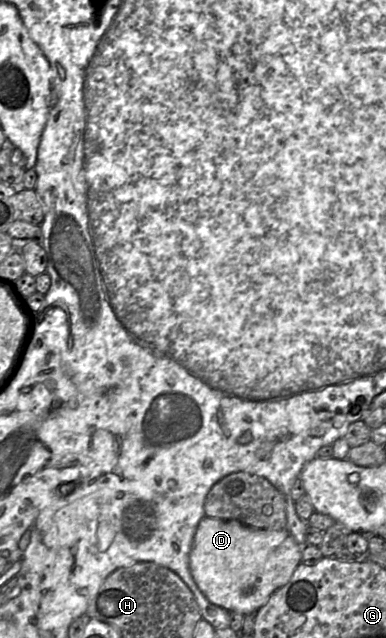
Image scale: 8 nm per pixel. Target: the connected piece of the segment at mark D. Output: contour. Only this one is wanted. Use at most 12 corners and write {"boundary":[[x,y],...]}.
{"boundary":[[204,516],[189,568],[212,604],[256,613],[290,580],[287,529]]}

